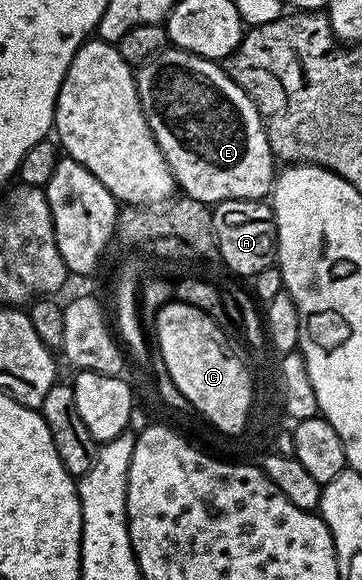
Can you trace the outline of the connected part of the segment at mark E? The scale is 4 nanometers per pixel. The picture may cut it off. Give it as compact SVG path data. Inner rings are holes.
M165 48L153 58L147 58L135 71L135 76L142 112L150 132L170 172L176 177L177 187L187 197L215 204L231 198L264 200L271 195L278 162L268 143L260 114L250 96L230 80L219 61L191 54L189 50Z

